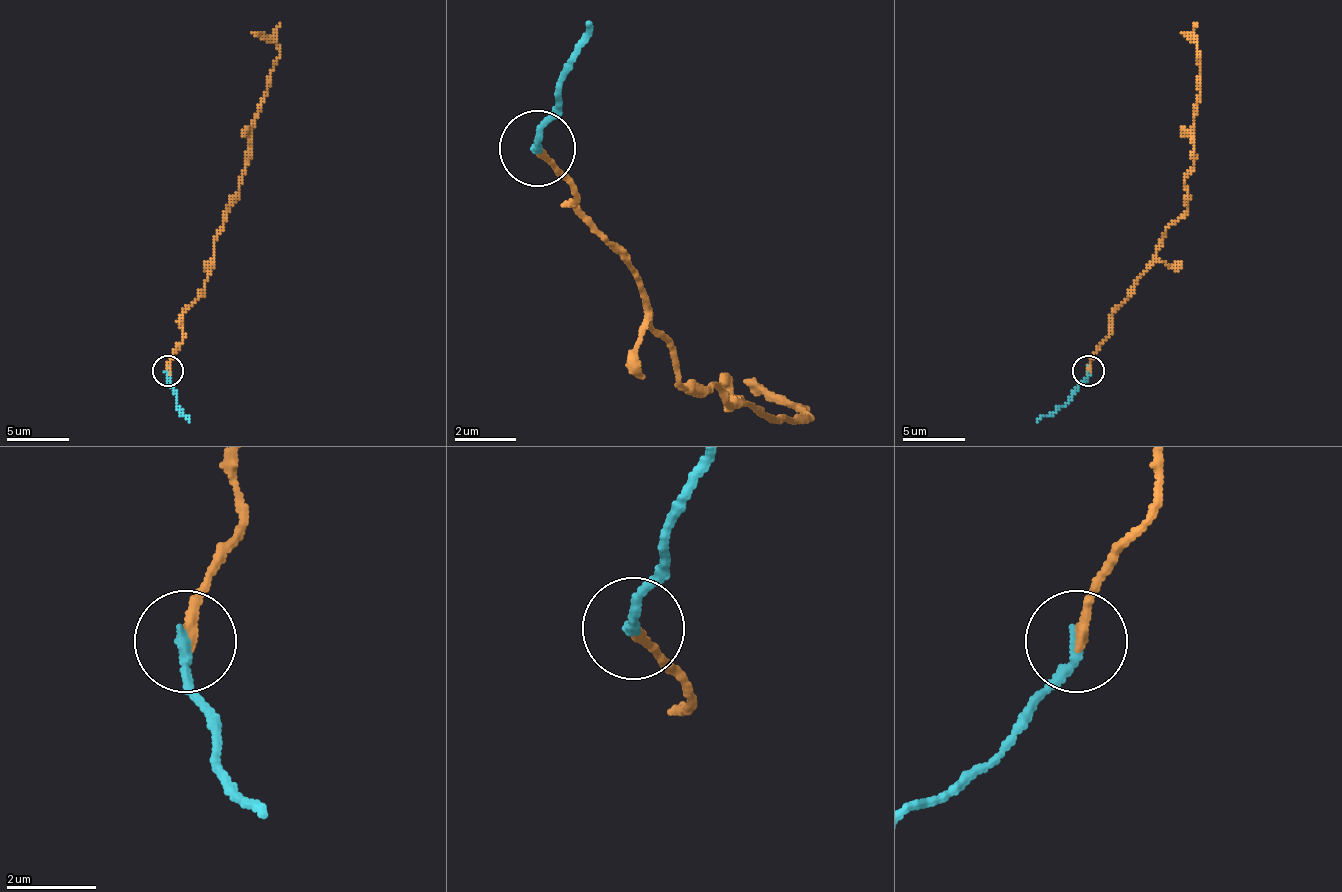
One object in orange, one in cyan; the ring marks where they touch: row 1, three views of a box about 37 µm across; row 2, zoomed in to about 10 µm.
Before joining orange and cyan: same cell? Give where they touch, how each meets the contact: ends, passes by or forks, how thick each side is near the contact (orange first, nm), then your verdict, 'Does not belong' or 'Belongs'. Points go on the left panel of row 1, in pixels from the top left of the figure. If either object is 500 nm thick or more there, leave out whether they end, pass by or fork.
Place: (168, 371). At the ring orange ends. At the ring cyan ends. Thickness 240 nm (orange) against 240 nm. Does not belong

